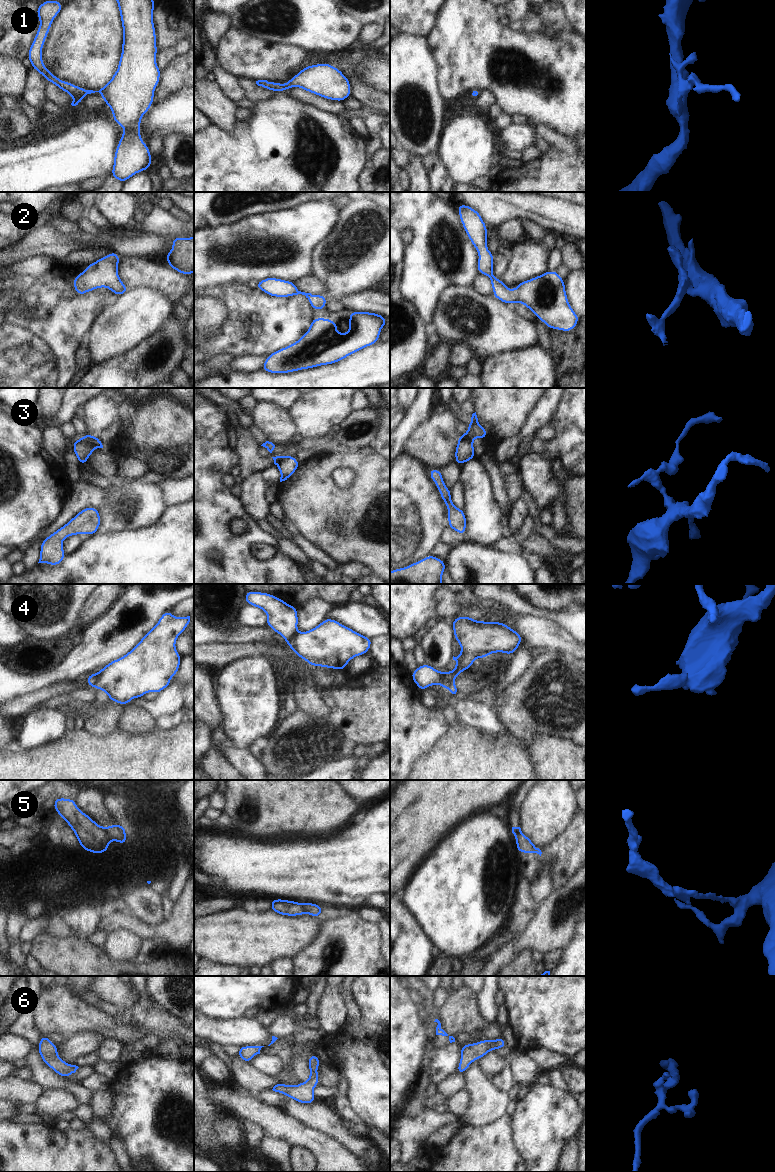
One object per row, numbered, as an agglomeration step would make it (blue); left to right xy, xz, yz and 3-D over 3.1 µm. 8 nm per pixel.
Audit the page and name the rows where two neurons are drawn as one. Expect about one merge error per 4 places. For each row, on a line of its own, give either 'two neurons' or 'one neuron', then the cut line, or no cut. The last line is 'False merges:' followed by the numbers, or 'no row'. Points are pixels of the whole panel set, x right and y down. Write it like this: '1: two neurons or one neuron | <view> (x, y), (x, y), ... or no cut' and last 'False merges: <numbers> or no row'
1: one neuron | no cut
2: one neuron | no cut
3: two neurons | yz (458, 438), (472, 443)
4: two neurons | xz (296, 631), (289, 645)
5: two neurons | xy (103, 827), (111, 839)
6: one neuron | no cut
False merges: 3, 4, 5

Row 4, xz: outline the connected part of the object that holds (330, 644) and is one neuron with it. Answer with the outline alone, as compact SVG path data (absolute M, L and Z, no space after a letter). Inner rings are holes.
M327 618L309 631L296 632L290 649L307 661L309 667L315 665L344 671L354 657L367 654L371 643L371 638Z

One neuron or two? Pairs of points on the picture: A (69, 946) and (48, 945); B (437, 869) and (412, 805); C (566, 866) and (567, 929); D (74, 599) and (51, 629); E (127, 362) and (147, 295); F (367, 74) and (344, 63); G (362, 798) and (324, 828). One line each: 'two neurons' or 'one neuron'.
A: one neuron
B: two neurons
C: two neurons
D: one neuron
E: two neurons
F: two neurons
G: two neurons

